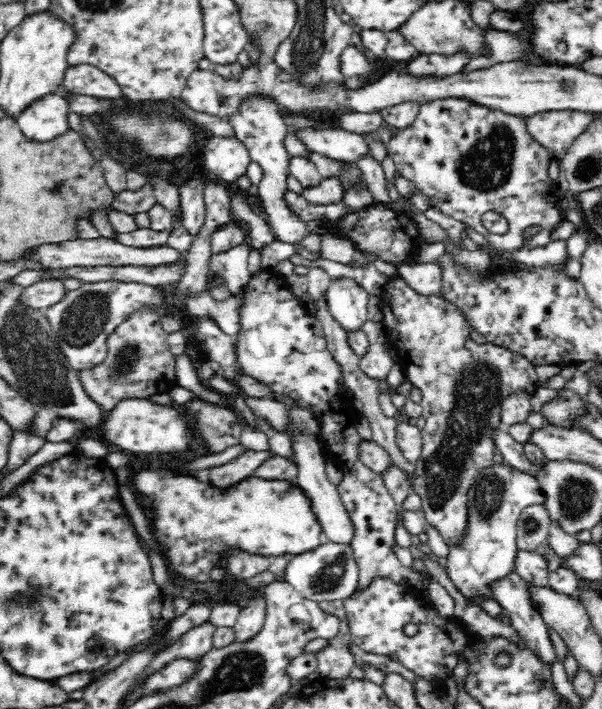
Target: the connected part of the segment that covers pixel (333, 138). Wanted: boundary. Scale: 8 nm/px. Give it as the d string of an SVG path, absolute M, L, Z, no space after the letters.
M334 126L326 128L326 130L320 130L320 128L306 128L306 130L292 131L288 129L288 132L294 133L298 141L302 141L302 145L306 147L308 153L320 153L336 161L345 162L346 164L354 164L364 154L369 154L369 148L366 141L364 141L363 135L359 135L353 132L348 132L344 129L339 129Z

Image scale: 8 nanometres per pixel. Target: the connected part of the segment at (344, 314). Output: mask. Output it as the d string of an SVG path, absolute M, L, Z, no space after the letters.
M340 277L332 279L324 297L330 315L348 332L362 329L368 320L368 296L362 285Z

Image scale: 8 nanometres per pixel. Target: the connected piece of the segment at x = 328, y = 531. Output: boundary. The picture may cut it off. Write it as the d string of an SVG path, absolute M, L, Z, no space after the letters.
M296 435L291 438L291 441L293 442L295 464L297 465L296 483L310 497L312 512L322 526L323 534L330 539L329 542L351 546L355 534L354 522L350 519L348 510L342 503L337 485L329 481L324 470L326 462L329 460L325 447L322 442L310 437L310 435Z

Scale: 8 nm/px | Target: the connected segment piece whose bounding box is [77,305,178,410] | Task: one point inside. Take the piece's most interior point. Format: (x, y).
(138, 364)

